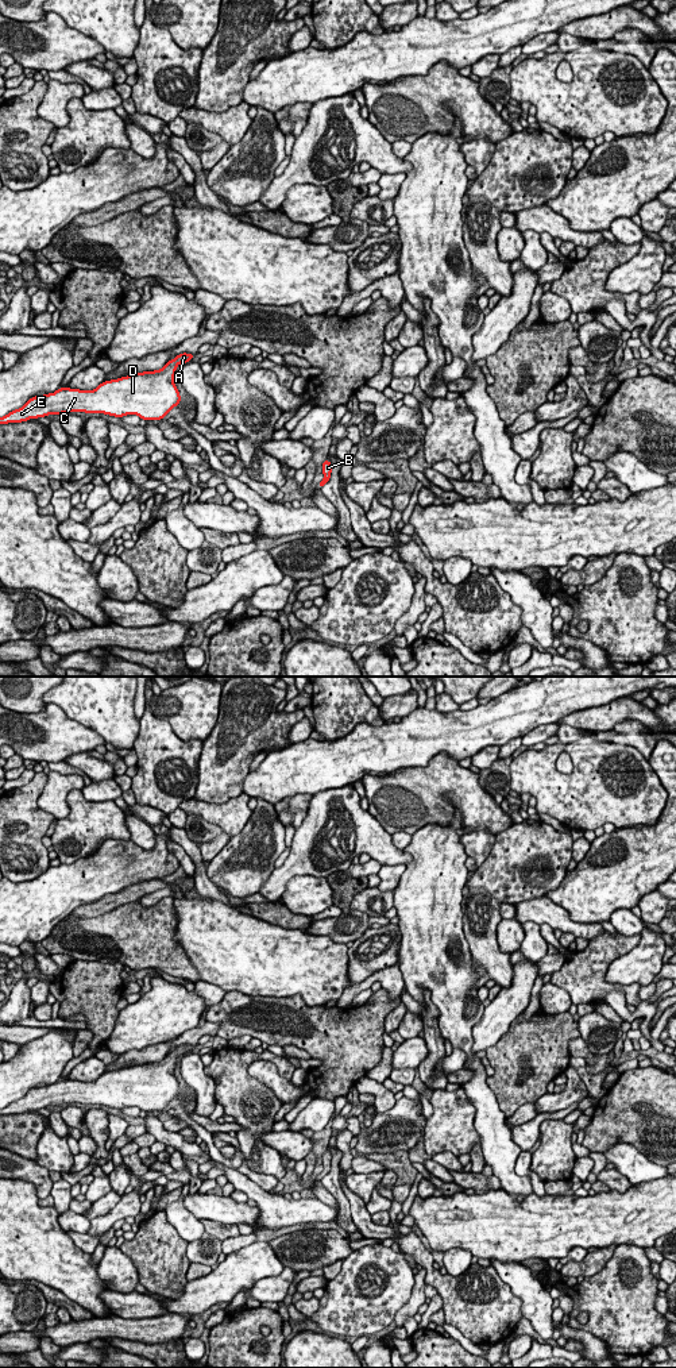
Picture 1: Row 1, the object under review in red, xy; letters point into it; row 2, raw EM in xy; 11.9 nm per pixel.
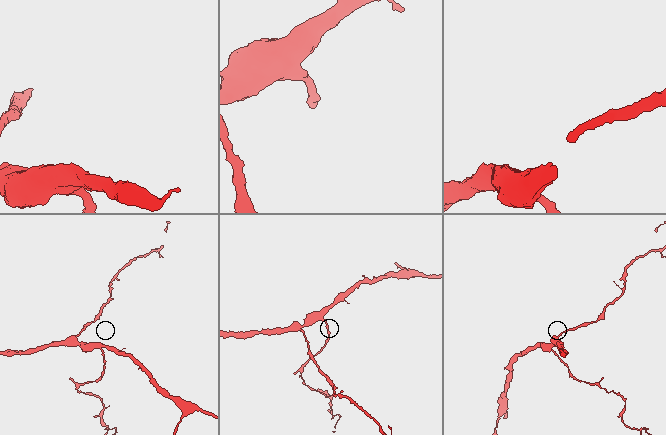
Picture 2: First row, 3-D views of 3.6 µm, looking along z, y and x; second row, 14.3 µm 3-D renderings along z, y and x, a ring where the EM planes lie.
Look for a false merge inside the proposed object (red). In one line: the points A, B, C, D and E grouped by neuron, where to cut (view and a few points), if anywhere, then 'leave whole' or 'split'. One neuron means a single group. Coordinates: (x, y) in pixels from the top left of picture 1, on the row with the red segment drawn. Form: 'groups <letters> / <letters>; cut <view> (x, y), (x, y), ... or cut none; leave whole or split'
groups A B C D E; cut none; leave whole

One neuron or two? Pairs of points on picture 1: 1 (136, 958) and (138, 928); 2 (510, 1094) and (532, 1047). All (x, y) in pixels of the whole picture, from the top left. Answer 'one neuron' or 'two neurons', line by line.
1: one neuron
2: one neuron

